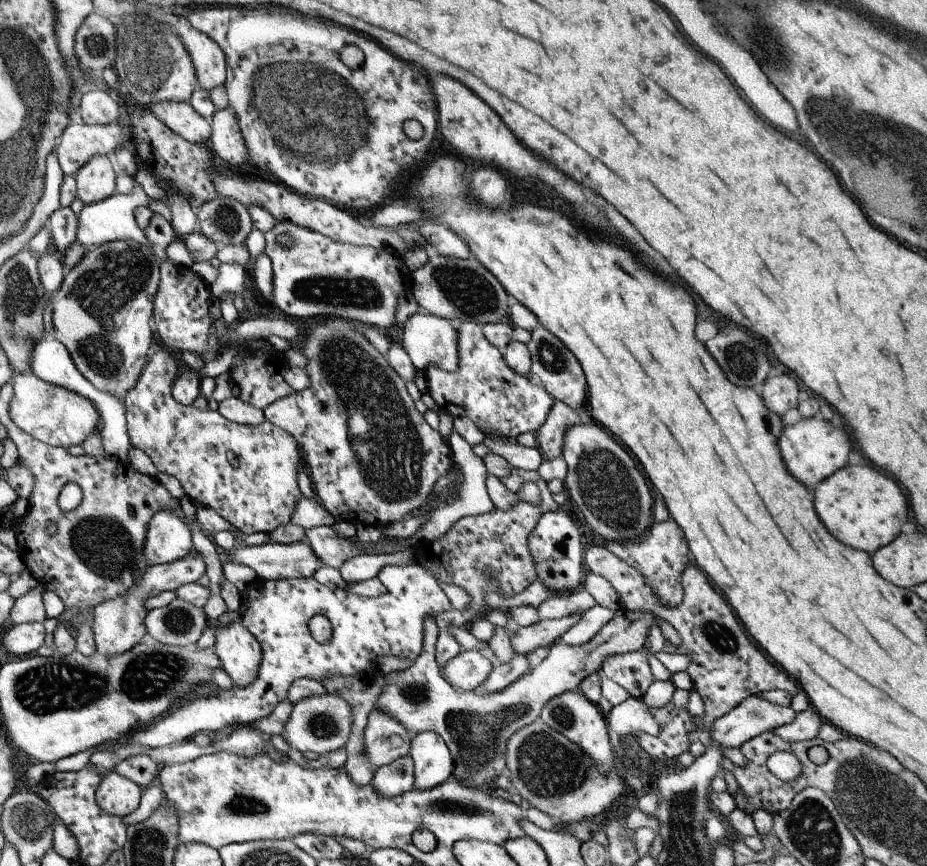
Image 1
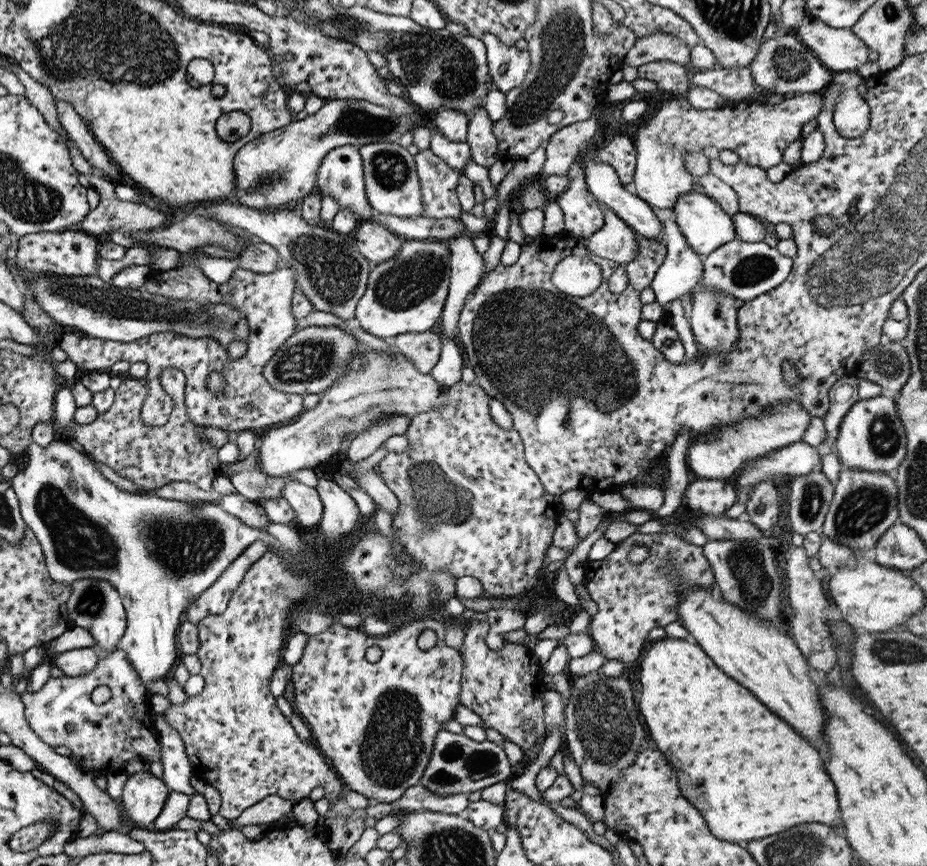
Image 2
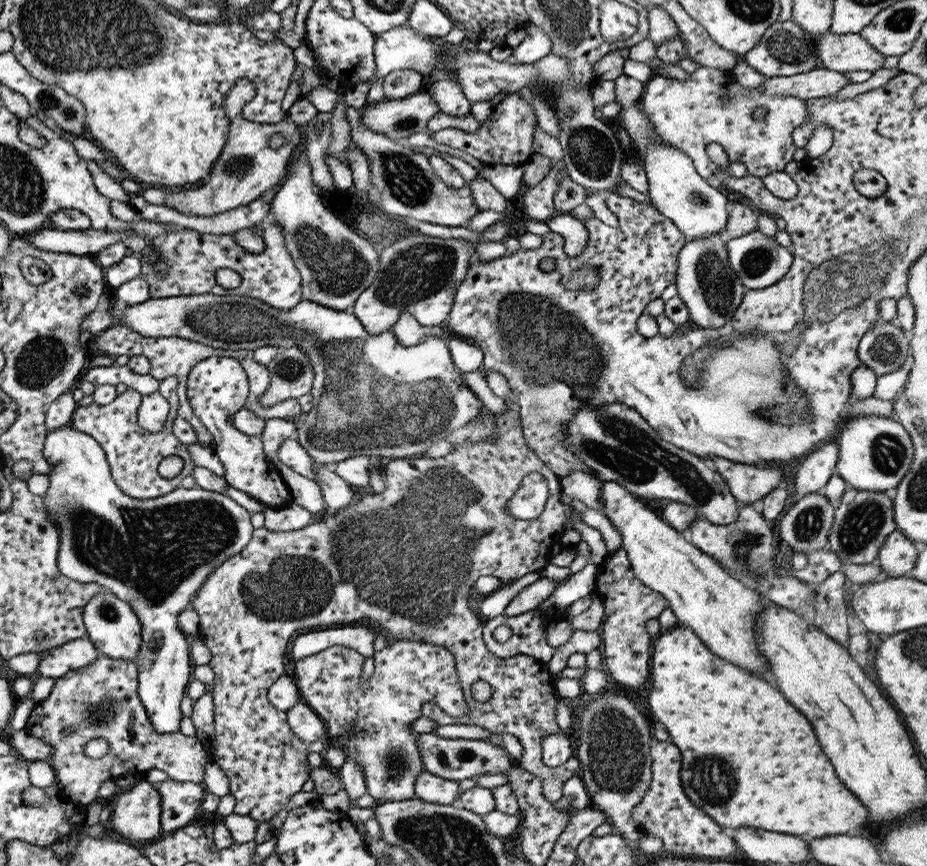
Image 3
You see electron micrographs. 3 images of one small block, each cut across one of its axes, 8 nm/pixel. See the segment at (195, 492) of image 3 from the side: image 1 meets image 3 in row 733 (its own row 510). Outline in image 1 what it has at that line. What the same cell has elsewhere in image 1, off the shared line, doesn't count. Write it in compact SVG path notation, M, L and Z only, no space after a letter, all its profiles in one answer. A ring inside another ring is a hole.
M169 507L151 516L141 552L147 566L169 564L193 554L190 530L181 522L178 508Z

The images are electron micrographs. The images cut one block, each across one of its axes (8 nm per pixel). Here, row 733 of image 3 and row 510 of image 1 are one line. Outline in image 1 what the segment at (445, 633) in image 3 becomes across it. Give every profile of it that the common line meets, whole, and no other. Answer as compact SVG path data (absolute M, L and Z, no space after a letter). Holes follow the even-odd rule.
M153 343L137 384L127 392L123 400L131 447L142 450L150 458L157 473L177 478L184 495L196 507L212 508L243 534L268 534L279 524L288 522L295 502L302 497L295 480L297 470L304 467L295 438L269 421L263 420L257 426L245 426L229 422L217 411L179 404L171 396L174 377L179 373L177 367L171 351L161 343ZM513 468L507 476L498 478L499 482L509 490L516 493L525 482L533 482L540 489L540 503L533 505L524 501L517 501L509 510L499 510L493 507L489 512L476 516L464 516L456 520L449 530L437 538L437 540L420 541L412 546L413 563L423 566L423 570L431 572L437 582L443 584L454 584L463 588L465 594L469 596L469 604L462 612L454 609L441 612L434 616L437 626L437 640L435 641L434 658L437 666L443 668L445 662L450 661L462 652L461 646L455 642L455 637L451 636L449 628L466 627L475 618L483 617L484 611L489 610L485 603L487 592L497 592L499 596L513 596L519 594L536 579L535 562L529 554L526 536L543 512L555 512L559 507L551 498L551 493L546 486L546 482L539 478L537 471L525 472L524 470Z

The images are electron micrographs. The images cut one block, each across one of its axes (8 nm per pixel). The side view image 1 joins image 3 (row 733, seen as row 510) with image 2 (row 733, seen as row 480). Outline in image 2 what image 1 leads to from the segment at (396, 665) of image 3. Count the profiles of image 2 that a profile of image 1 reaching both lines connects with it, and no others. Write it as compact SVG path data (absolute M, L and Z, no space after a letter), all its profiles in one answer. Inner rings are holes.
M429 616L415 623L405 624L399 629L395 629L386 635L370 636L361 629L345 628L337 623L332 624L321 634L308 635L307 644L303 649L301 658L291 665L290 682L293 685L293 704L297 708L298 716L307 726L310 732L312 744L319 750L326 760L329 760L333 770L343 782L343 786L350 791L362 794L372 802L390 803L396 801L406 788L417 784L432 751L435 734L441 730L441 724L446 723L449 718L453 718L453 709L459 703L460 674L462 669L462 659L457 649L453 649L443 643L444 627L439 617ZM423 630L431 630L436 635L436 644L427 651L422 651L417 647L417 636ZM369 646L379 646L381 656L376 662L368 662L363 654Z

